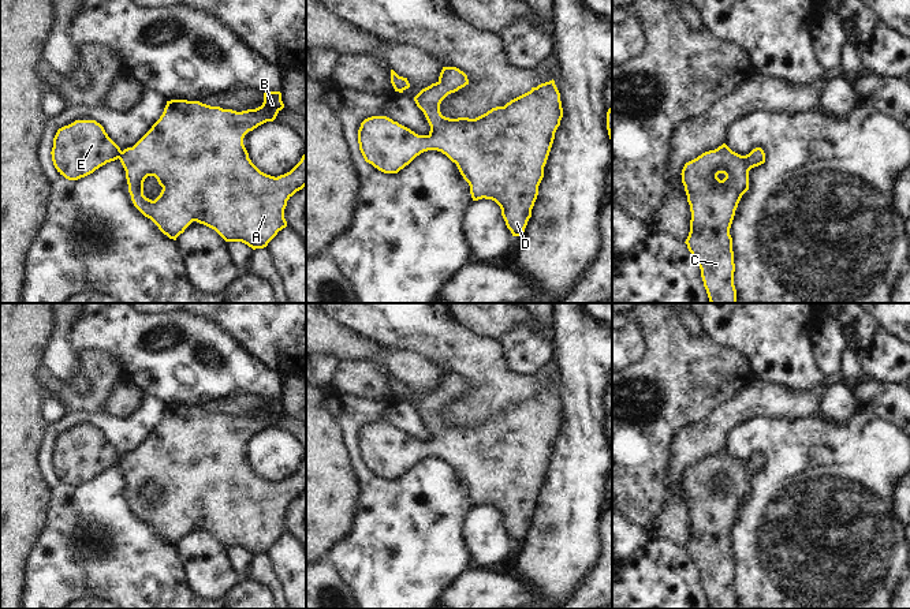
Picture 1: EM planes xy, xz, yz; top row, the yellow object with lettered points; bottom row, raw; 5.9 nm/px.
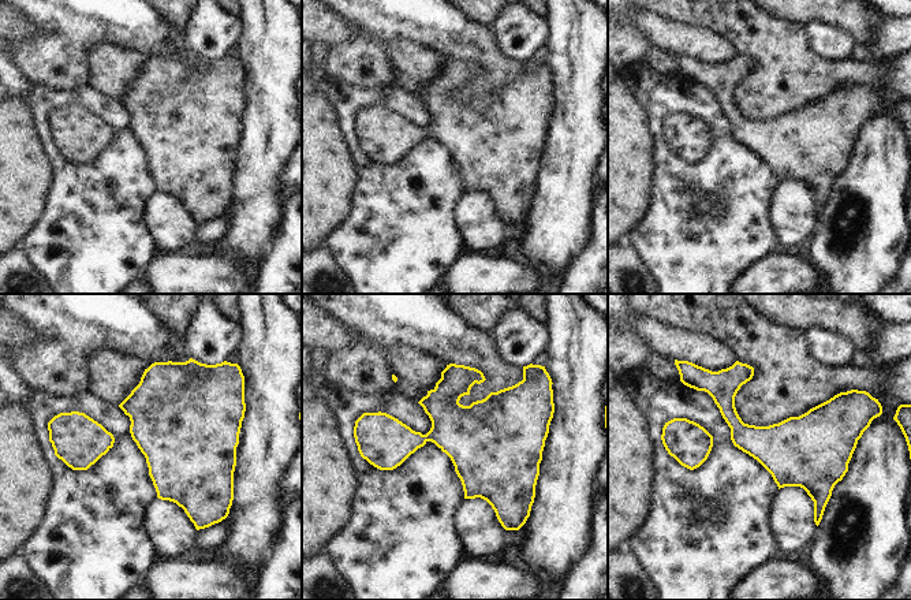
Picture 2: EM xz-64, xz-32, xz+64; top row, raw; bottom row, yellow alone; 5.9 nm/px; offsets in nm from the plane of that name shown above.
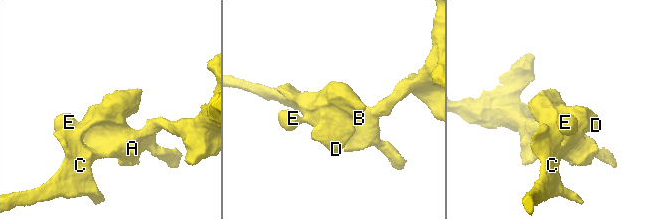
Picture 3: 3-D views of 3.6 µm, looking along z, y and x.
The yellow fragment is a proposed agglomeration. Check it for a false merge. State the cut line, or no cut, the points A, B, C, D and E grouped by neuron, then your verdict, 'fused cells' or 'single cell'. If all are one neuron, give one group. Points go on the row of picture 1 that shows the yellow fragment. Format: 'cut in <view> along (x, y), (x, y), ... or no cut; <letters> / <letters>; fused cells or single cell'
no cut; A B C D E; single cell

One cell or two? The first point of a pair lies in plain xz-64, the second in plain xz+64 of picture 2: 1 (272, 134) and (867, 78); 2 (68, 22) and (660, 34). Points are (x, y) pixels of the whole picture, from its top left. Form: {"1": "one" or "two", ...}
{"1": "two", "2": "two"}

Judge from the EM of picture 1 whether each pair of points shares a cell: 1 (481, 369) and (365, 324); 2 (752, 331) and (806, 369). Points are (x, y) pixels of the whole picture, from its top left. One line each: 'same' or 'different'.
1: same
2: same

